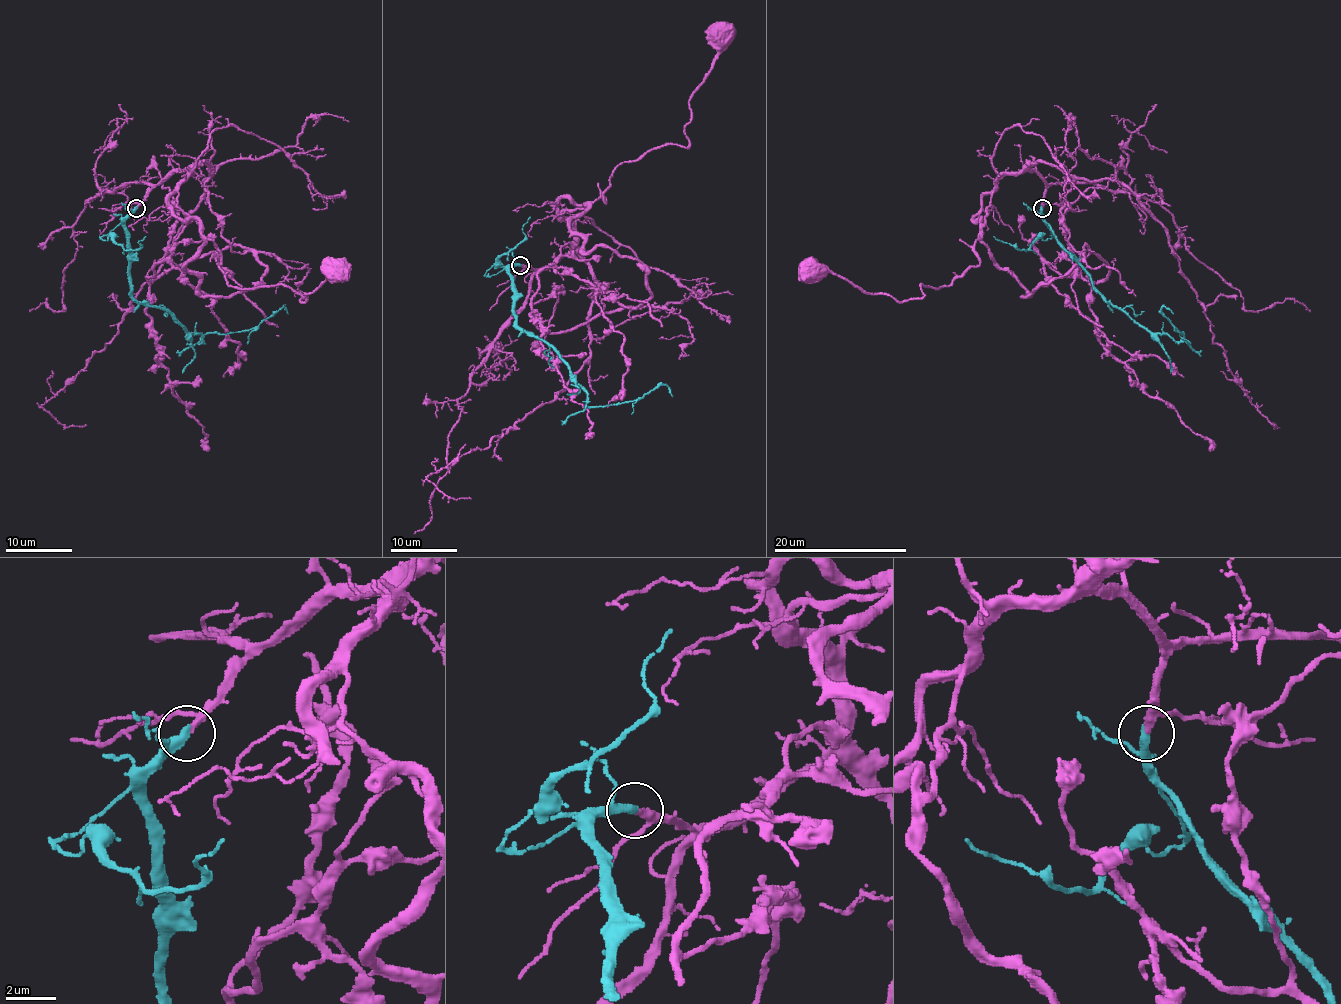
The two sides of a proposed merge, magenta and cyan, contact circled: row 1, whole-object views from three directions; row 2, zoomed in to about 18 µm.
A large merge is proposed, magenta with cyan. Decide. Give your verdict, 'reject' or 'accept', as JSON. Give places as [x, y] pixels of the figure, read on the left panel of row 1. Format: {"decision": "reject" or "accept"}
{"decision": "accept"}

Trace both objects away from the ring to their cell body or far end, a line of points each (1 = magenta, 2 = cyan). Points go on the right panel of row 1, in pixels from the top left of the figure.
1: (1041, 207), (1034, 172), (1006, 174), (975, 243), (980, 263), (921, 285), (920, 298), (813, 270)
2: (1041, 209), (1059, 245), (1106, 302), (1176, 342), (1182, 333), (1161, 310), (1172, 313)

